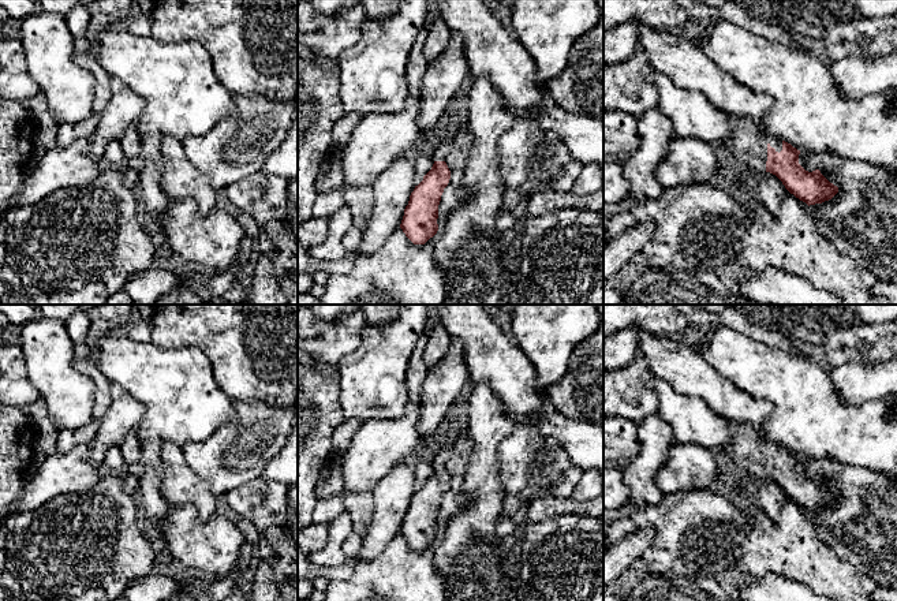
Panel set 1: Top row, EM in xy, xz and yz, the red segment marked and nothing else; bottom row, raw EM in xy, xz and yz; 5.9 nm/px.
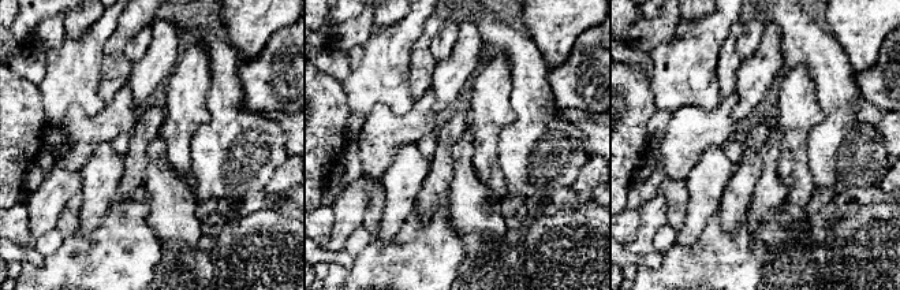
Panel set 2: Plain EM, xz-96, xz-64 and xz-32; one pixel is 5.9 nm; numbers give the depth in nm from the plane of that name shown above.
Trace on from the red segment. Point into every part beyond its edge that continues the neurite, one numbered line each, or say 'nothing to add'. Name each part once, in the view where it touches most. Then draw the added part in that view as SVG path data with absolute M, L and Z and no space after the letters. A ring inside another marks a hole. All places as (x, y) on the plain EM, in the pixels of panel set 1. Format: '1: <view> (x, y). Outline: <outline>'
1: yz (748, 451). Outline: M726 421L732 443L724 447L718 453L722 459L729 459L739 469L748 471L751 475L766 478L767 452L782 456L782 445L765 440L756 428L736 421Z

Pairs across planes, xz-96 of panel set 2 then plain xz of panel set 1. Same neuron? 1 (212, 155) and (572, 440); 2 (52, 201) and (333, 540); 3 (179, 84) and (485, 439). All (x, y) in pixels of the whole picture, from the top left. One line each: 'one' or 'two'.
1: two
2: one
3: one

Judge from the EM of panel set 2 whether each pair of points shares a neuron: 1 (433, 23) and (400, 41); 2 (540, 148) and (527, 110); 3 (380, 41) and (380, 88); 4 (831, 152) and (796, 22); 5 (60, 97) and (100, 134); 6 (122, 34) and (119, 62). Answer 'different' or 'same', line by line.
1: different
2: same
3: same
4: same
5: different
6: same

